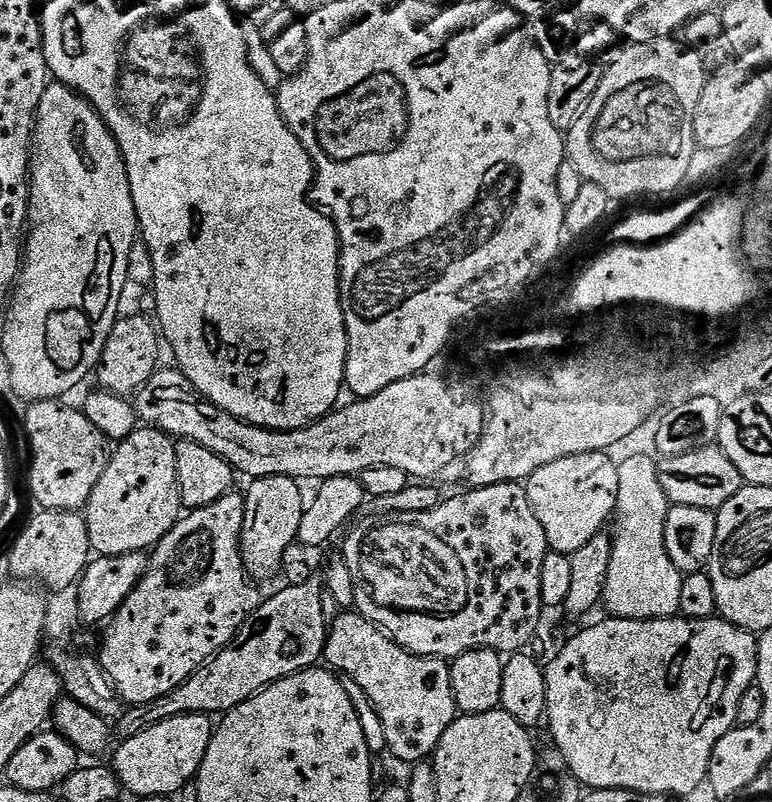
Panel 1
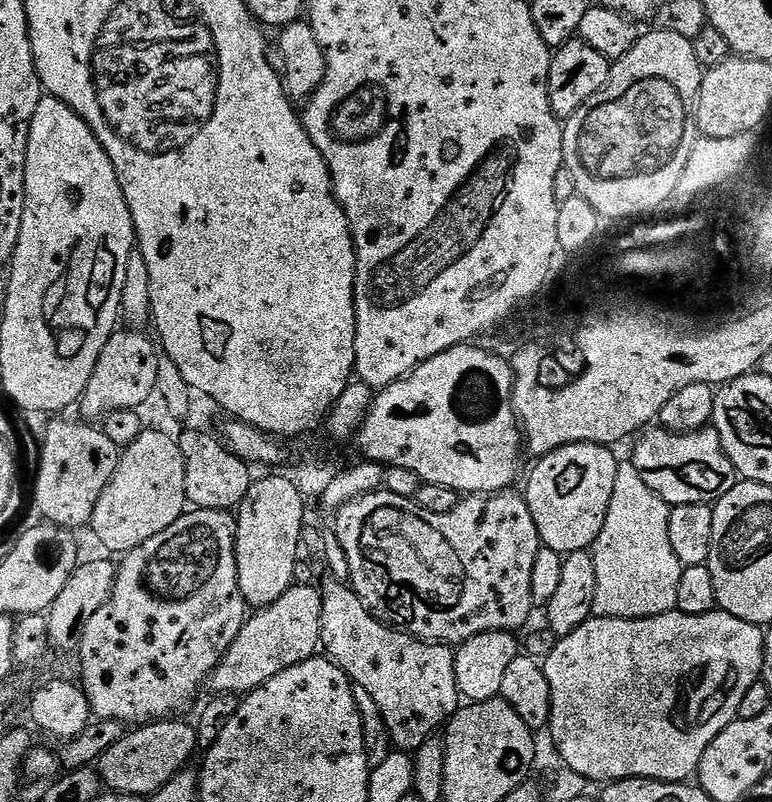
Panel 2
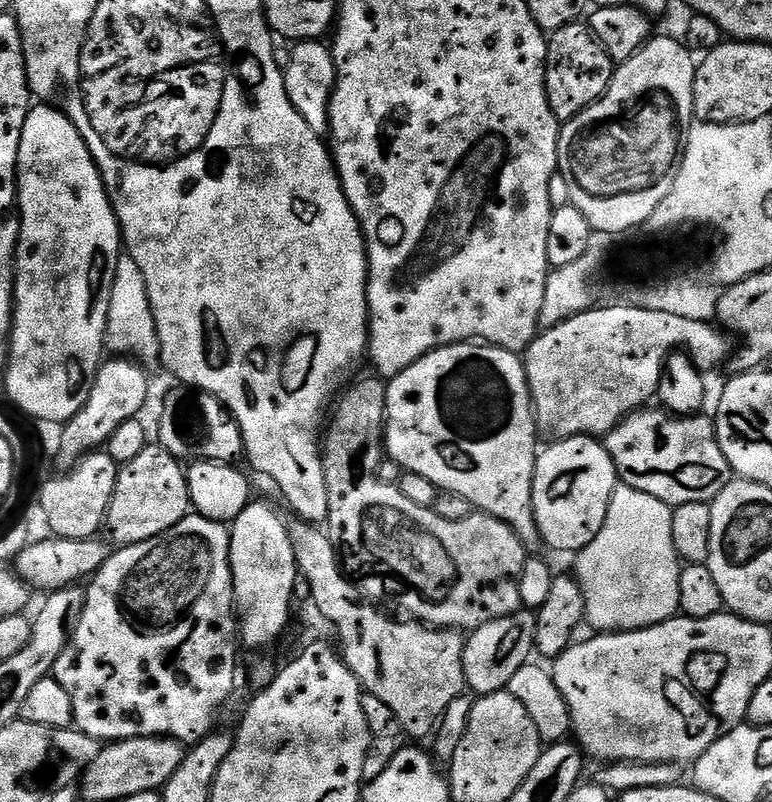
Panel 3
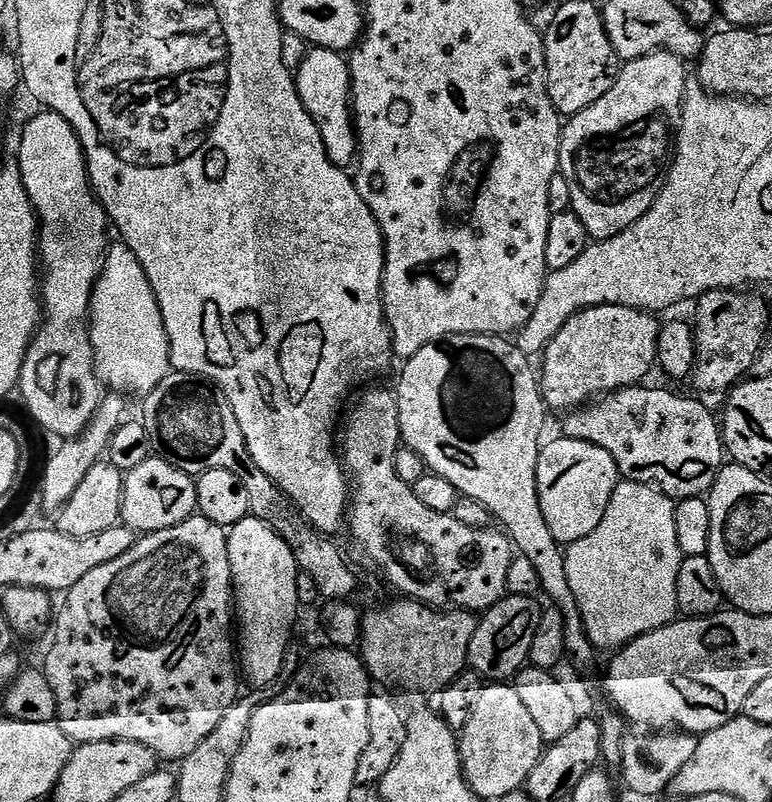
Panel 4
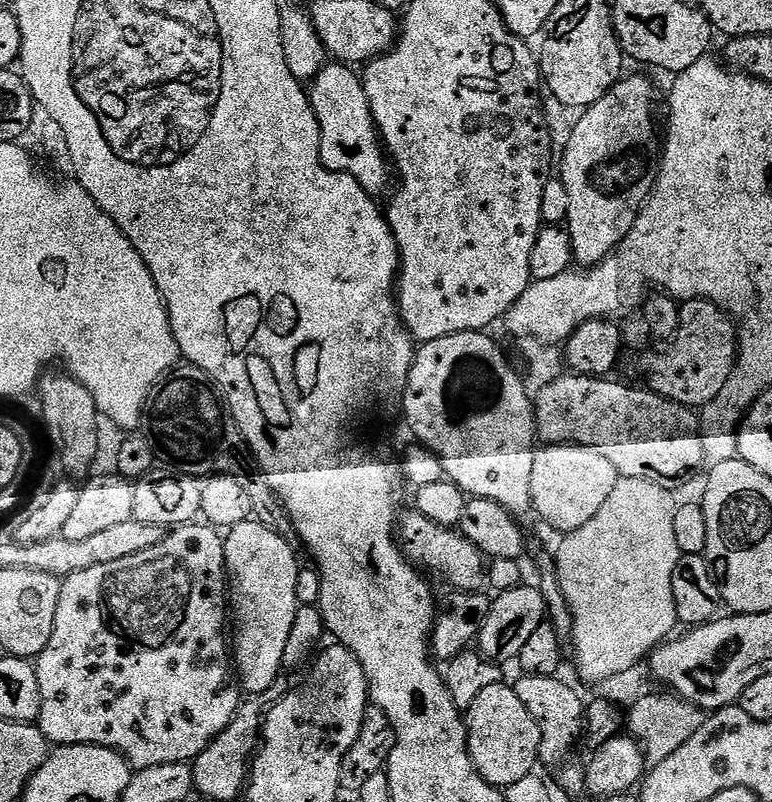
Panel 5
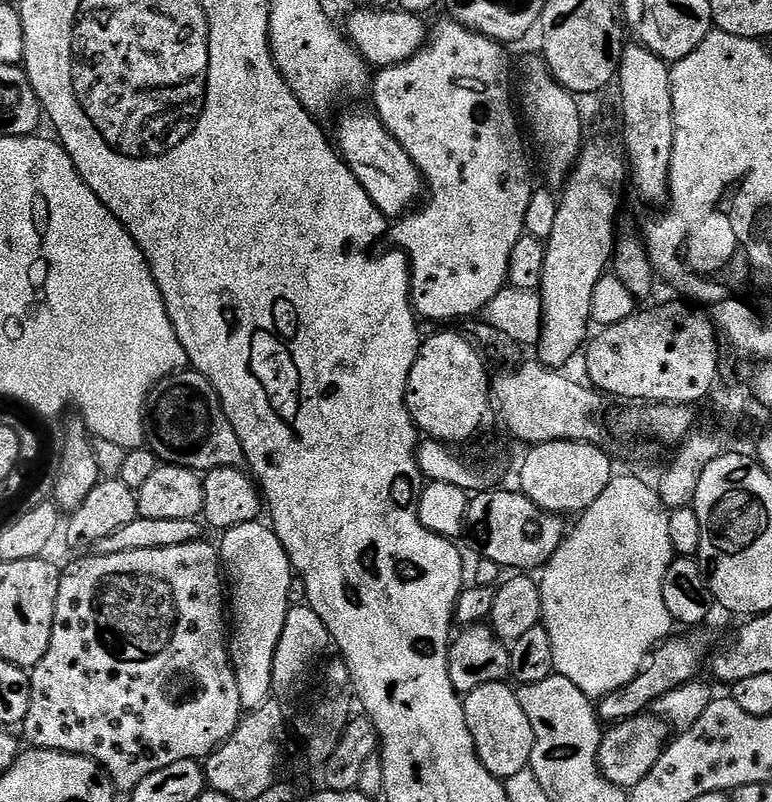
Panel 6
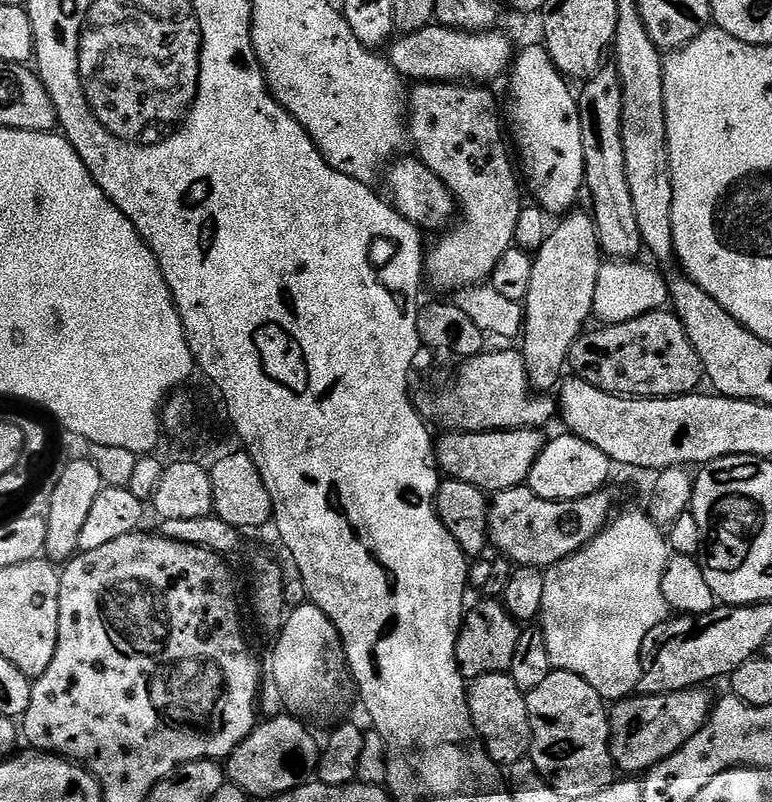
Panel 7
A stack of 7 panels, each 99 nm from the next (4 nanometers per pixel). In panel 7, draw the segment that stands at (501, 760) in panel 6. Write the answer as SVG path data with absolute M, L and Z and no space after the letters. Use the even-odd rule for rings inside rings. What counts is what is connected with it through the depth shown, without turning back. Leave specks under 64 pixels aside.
M503 672L486 674L471 681L467 689L472 725L476 727L476 734L489 758L498 766L511 766L525 759L532 746L527 695L520 692L512 677Z

